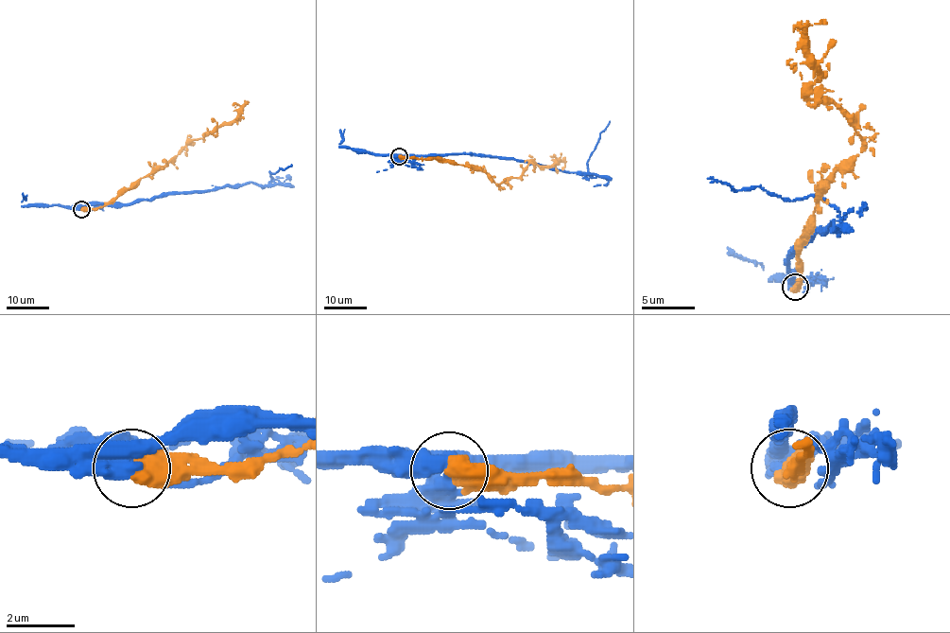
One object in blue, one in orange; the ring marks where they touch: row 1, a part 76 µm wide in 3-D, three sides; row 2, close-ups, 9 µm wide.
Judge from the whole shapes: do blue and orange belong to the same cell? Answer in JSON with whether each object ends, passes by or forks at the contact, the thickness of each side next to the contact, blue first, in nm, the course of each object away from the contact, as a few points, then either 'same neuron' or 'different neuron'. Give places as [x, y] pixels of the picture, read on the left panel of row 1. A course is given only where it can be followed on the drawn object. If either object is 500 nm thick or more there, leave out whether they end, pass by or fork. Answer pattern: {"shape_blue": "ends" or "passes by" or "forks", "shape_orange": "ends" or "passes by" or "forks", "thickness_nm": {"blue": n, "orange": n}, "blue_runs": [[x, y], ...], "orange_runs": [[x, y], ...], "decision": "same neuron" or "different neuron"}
{"thickness_nm": {"blue": 440, "orange": 550}, "blue_runs": [[81, 209], [88, 204], [132, 203], [250, 183], [266, 185], [270, 179], [269, 171], [273, 173], [292, 165]], "orange_runs": [[81, 209], [97, 209], [112, 202], [141, 178], [162, 168], [195, 139], [229, 124], [247, 102], [244, 102]], "decision": "different neuron"}

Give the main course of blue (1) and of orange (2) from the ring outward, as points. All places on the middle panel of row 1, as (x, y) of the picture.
1: (399, 157), (486, 154), (588, 175), (591, 153), (610, 121)
2: (399, 157), (447, 159), (479, 167), (495, 184), (519, 177), (530, 162), (546, 166), (562, 161), (561, 169)

